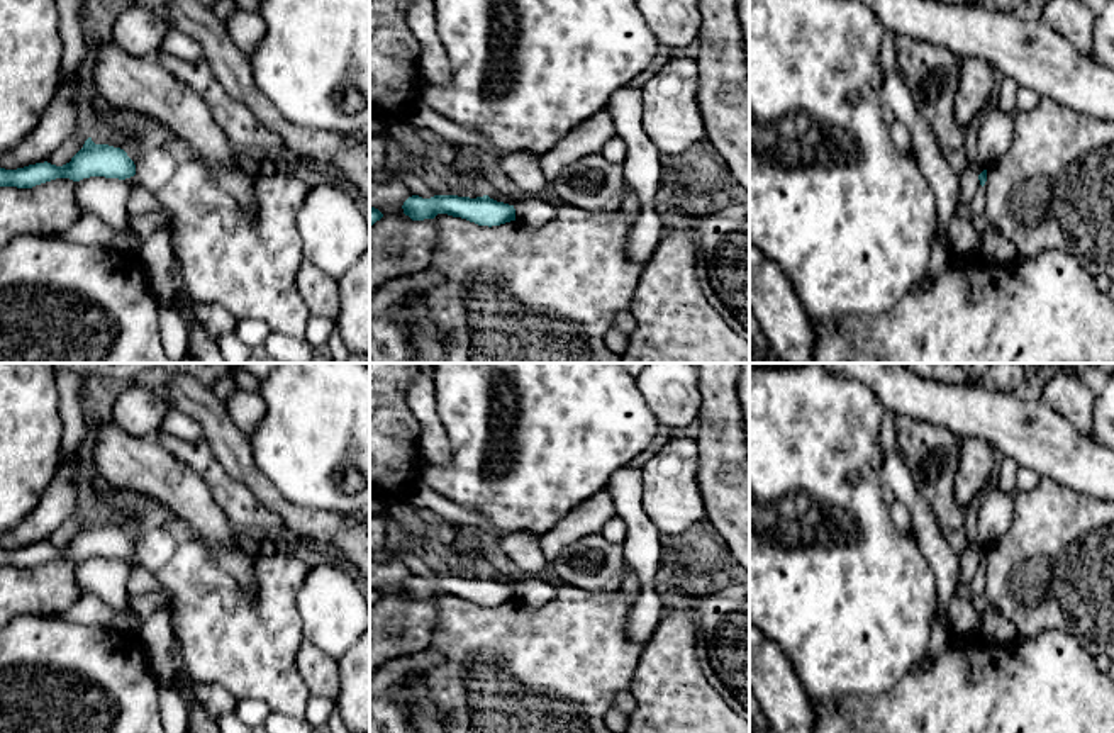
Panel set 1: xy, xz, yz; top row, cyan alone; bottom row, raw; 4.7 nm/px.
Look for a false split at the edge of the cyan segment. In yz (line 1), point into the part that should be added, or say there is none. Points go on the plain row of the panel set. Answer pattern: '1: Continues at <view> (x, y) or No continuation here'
1: No continuation here

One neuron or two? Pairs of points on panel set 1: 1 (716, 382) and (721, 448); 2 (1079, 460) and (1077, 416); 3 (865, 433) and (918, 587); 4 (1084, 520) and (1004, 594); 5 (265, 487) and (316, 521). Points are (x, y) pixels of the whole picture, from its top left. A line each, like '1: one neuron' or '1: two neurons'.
1: one neuron
2: two neurons
3: one neuron
4: one neuron
5: one neuron

